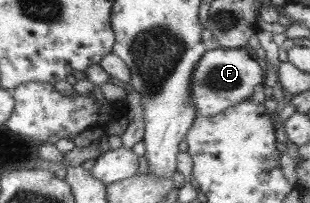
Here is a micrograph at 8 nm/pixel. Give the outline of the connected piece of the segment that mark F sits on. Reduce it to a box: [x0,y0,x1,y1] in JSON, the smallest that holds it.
[188,47,263,116]

